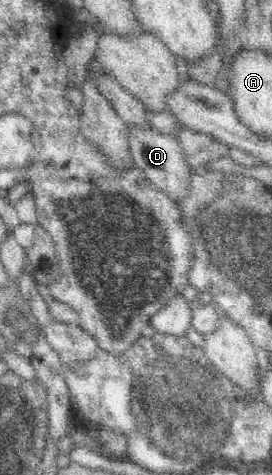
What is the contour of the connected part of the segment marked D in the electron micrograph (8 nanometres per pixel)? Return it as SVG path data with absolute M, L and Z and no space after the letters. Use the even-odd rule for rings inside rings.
M148 124L127 125L129 147L135 167L140 169L146 178L158 187L170 200L176 201L186 197L186 189L190 187L190 167L182 154L178 142L173 135L161 134Z

